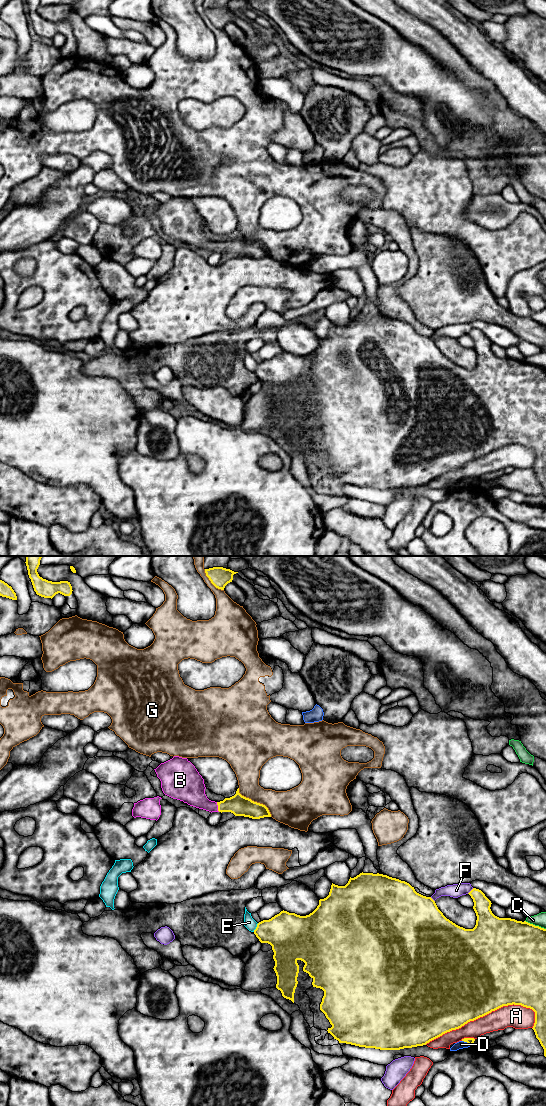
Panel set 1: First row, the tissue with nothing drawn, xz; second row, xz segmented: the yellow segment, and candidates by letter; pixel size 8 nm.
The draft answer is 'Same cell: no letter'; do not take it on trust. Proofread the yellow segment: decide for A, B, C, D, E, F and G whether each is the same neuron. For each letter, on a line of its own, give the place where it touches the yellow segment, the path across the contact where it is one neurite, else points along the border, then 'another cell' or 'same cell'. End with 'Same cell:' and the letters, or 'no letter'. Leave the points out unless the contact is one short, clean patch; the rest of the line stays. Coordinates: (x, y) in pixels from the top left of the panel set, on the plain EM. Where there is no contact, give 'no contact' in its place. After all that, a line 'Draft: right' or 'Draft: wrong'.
A: xz (480, 456) | another cell
B: xz (218, 247) | across xz (239, 245), (218, 247), (207, 245), (192, 230) | same cell
C: xz (534, 365) | another cell
D: xz (466, 481) | another cell
E: xz (256, 367) | another cell
F: xz (471, 330) | another cell
G: xz (255, 242) | another cell
Same cell: B
Draft: wrong

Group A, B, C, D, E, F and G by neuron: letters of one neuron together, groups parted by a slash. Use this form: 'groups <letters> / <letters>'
groups A / B / C / D / E / F / G

